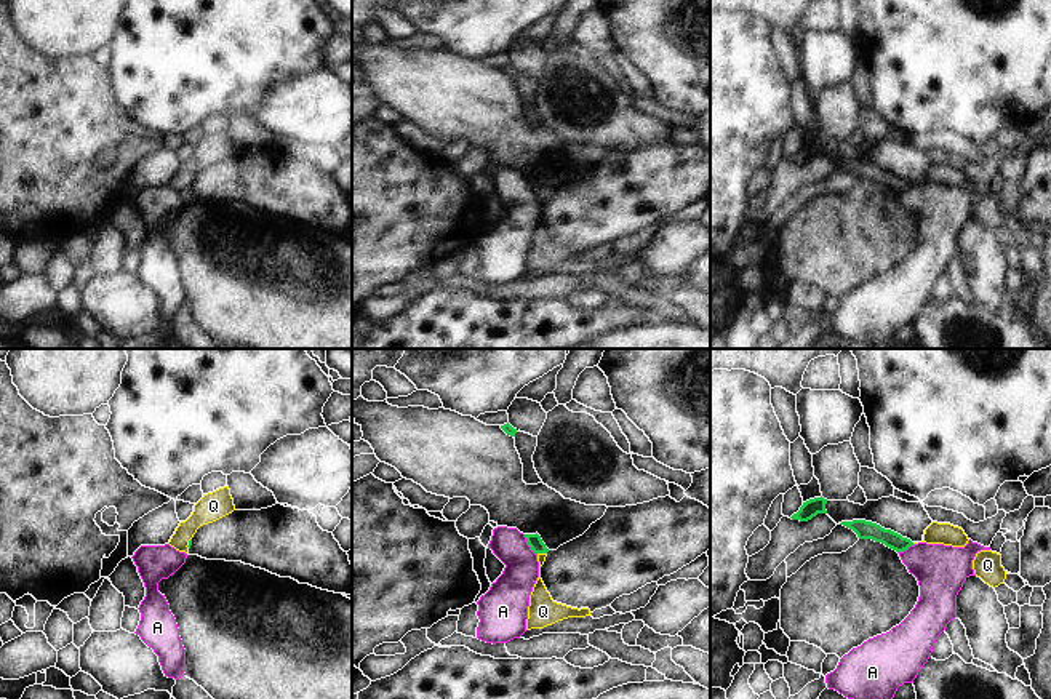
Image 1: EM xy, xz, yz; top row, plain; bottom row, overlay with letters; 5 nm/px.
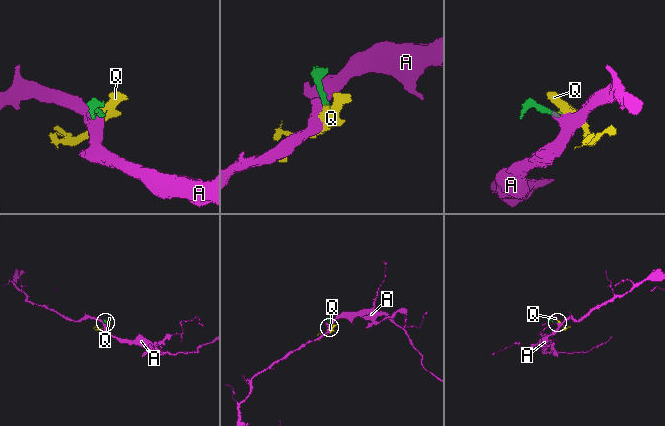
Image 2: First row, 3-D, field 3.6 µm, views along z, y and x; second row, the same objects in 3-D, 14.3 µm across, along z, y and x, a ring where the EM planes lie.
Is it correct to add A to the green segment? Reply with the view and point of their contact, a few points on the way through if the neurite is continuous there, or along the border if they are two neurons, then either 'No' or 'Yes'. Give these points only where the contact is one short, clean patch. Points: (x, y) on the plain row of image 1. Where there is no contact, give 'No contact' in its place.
Touches green at xz (528, 186). Boundary: xz (523, 176), (536, 195). No

